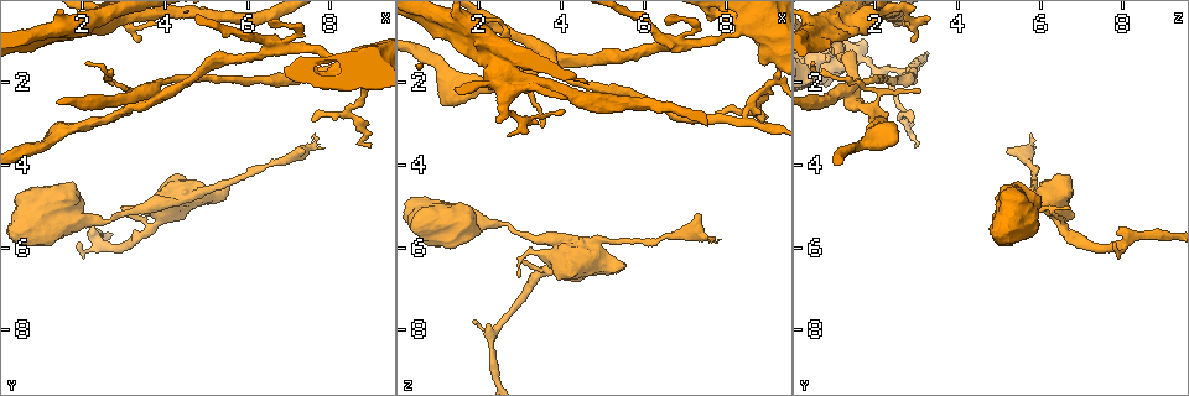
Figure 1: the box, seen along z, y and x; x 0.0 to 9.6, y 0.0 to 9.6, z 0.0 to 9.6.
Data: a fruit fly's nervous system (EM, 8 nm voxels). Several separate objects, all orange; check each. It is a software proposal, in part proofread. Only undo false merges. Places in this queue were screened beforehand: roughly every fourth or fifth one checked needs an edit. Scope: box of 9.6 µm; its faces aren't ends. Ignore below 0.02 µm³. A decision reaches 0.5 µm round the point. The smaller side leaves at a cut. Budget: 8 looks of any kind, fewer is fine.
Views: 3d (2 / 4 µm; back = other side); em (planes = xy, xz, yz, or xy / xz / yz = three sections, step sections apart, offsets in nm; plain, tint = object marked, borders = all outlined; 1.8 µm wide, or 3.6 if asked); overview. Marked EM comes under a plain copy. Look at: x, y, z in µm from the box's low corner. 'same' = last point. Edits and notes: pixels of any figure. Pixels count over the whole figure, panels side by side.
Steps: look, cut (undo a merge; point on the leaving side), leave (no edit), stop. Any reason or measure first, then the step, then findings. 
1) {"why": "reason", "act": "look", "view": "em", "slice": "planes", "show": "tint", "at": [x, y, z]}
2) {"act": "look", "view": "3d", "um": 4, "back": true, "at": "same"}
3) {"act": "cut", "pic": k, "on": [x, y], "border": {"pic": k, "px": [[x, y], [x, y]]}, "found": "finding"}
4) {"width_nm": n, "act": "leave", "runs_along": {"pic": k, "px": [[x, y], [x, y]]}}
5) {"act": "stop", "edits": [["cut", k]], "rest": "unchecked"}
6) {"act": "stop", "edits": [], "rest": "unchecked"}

{"why": "calibre changes", "act": "look", "view": "3d", "um": 4, "at": [8.00, 1.40, 0.80]}

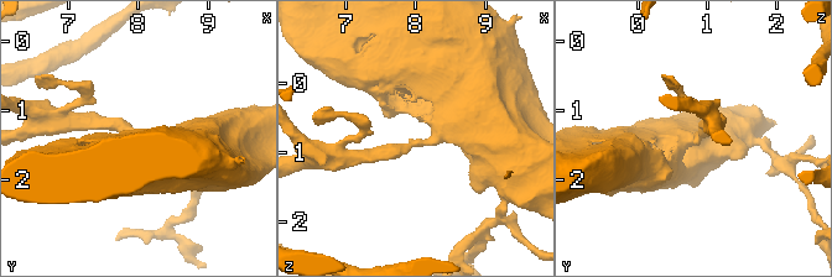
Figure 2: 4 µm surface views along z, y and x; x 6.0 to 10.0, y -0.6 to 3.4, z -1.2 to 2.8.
{"arm_widths_nm": [190, 500], "why": "shape alone is not enough", "act": "look", "view": "em", "slice": "yz", "step": 8, "show": "tint", "at": [8.05, 1.40, 0.85]}

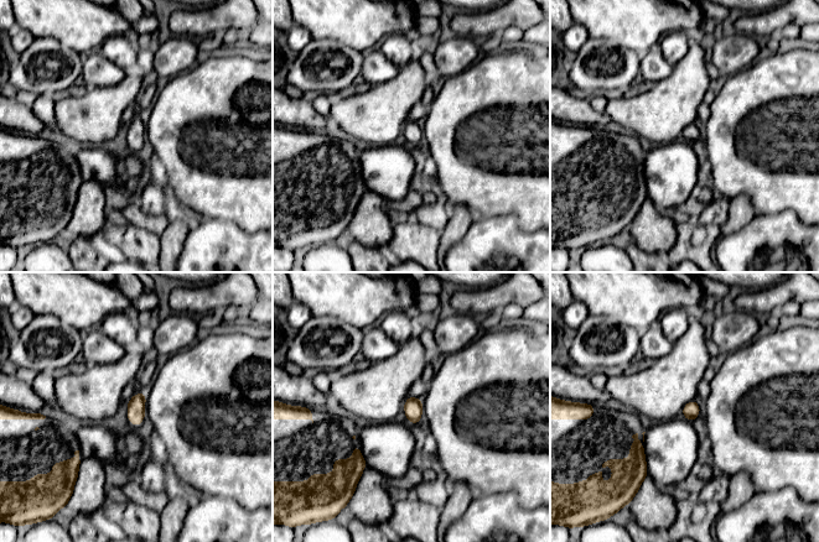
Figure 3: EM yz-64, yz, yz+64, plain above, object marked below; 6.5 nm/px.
{"act": "look", "view": "em", "slice": "planes", "show": "borders", "at": "same"}

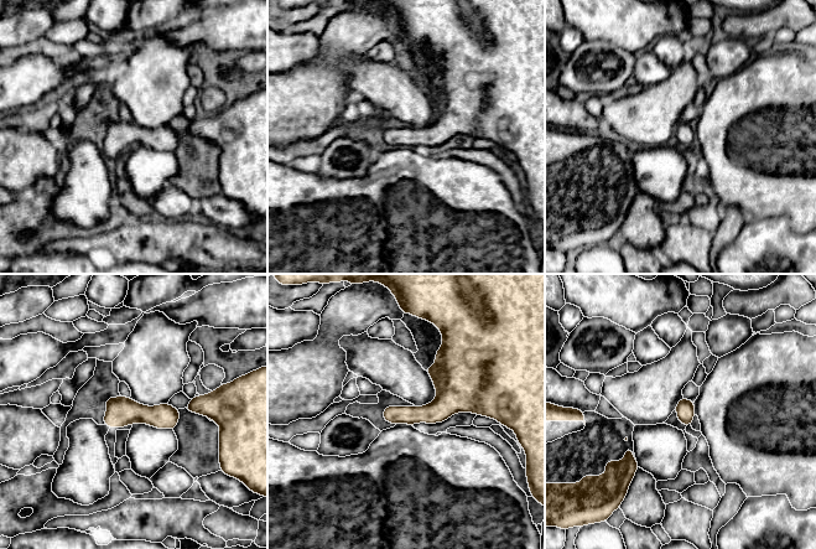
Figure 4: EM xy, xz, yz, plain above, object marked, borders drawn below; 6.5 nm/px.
{"act": "leave", "found": "all the same neuron"}

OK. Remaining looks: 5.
{"why": "touches itself", "act": "look", "view": "em", "slice": "yz", "step": 16, "show": "tint", "at": [5.50, 2.00, 2.30]}

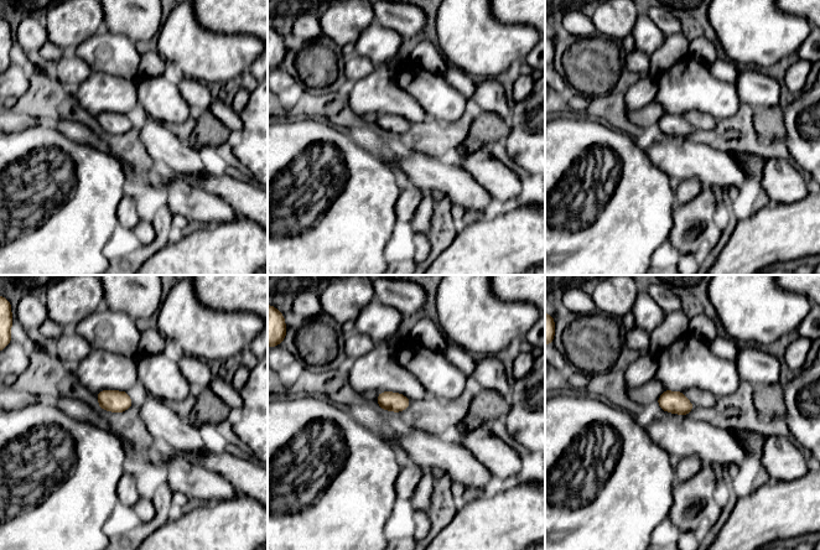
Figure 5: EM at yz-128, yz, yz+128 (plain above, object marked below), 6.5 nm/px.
{"act": "leave", "found": "all the same neuron"}

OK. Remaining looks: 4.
{"why": "a narrow waist", "act": "look", "view": "3d", "um": 2, "at": [2.65, 5.35, 5.45]}

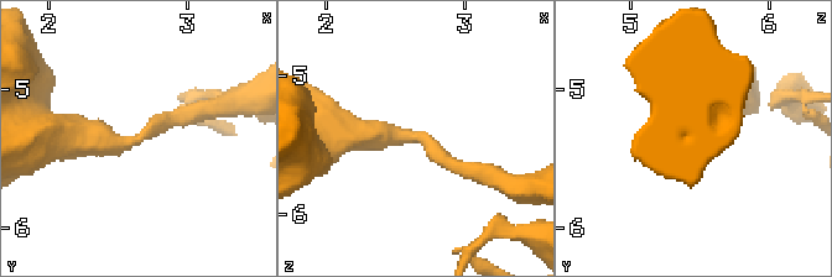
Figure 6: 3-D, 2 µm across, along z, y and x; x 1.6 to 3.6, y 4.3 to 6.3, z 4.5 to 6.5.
{"arm_widths_nm": [170, 420], "why": "shape alone is not enough", "act": "look", "view": "em", "slice": "planes", "show": "tint", "at": [2.68, 5.36, 5.44]}

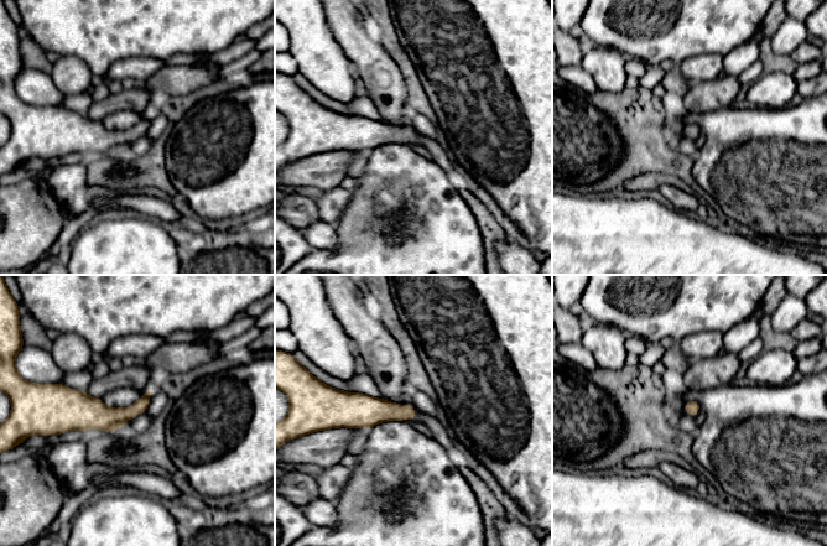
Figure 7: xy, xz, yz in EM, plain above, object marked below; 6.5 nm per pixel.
{"act": "leave", "found": "all the same neuron"}

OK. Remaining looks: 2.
{"act": "stop", "edits": [], "rest": "unchecked"}

